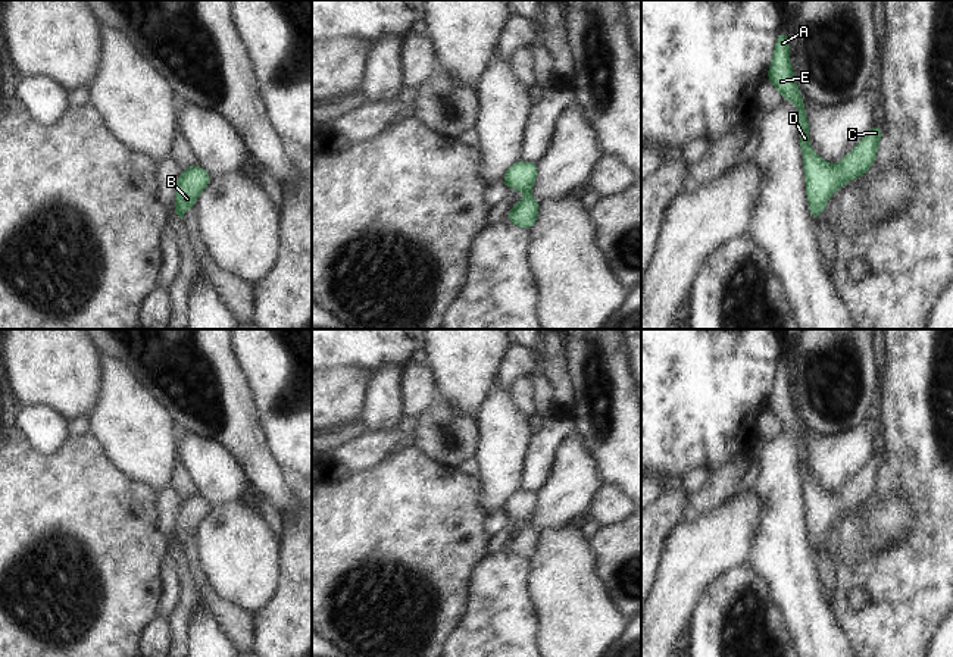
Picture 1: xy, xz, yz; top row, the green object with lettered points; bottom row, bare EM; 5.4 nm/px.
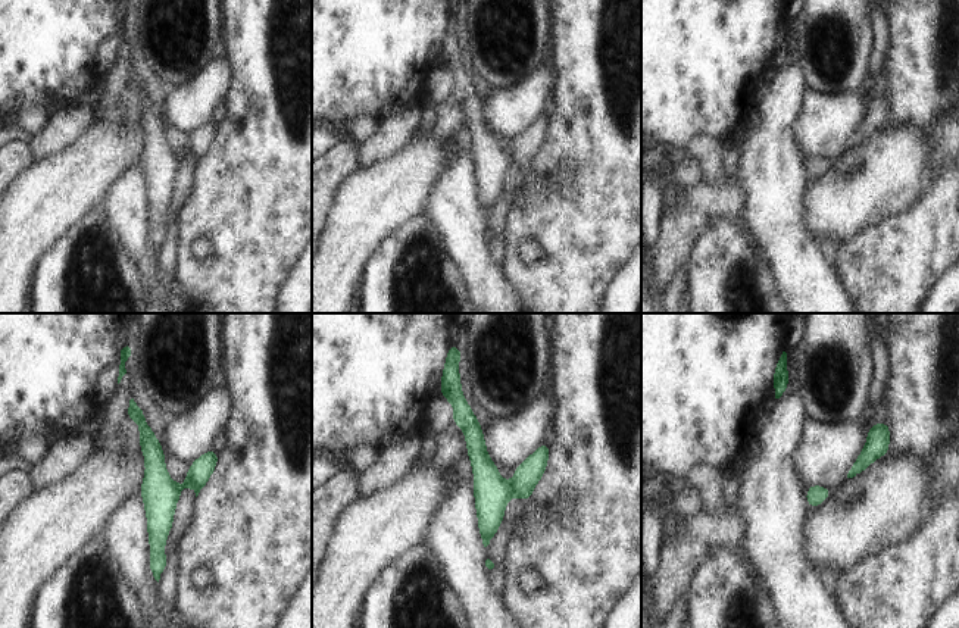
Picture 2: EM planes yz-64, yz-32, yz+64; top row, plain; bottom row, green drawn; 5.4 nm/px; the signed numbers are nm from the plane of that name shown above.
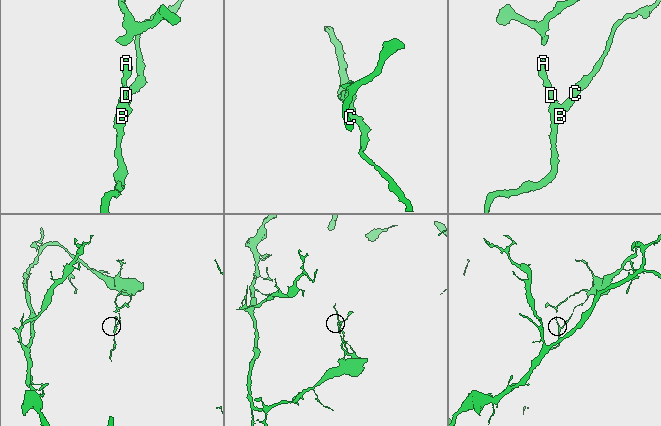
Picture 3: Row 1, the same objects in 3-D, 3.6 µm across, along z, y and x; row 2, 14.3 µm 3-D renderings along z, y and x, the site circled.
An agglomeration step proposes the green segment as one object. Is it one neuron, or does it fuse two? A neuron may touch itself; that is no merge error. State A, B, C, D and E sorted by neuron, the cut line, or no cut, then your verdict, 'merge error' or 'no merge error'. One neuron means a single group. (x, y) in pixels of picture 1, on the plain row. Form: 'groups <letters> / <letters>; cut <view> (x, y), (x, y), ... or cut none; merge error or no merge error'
groups A B C D E; cut none; no merge error

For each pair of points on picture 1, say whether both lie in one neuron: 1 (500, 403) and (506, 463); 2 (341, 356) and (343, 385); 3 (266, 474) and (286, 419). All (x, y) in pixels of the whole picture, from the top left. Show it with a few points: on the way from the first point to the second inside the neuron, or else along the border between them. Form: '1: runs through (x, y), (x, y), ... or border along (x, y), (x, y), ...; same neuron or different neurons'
1: runs through (500, 418), (502, 449); same neuron
2: border along (327, 366), (358, 366), (371, 374); different neurons
3: border along (259, 422), (271, 454), (293, 479); different neurons

